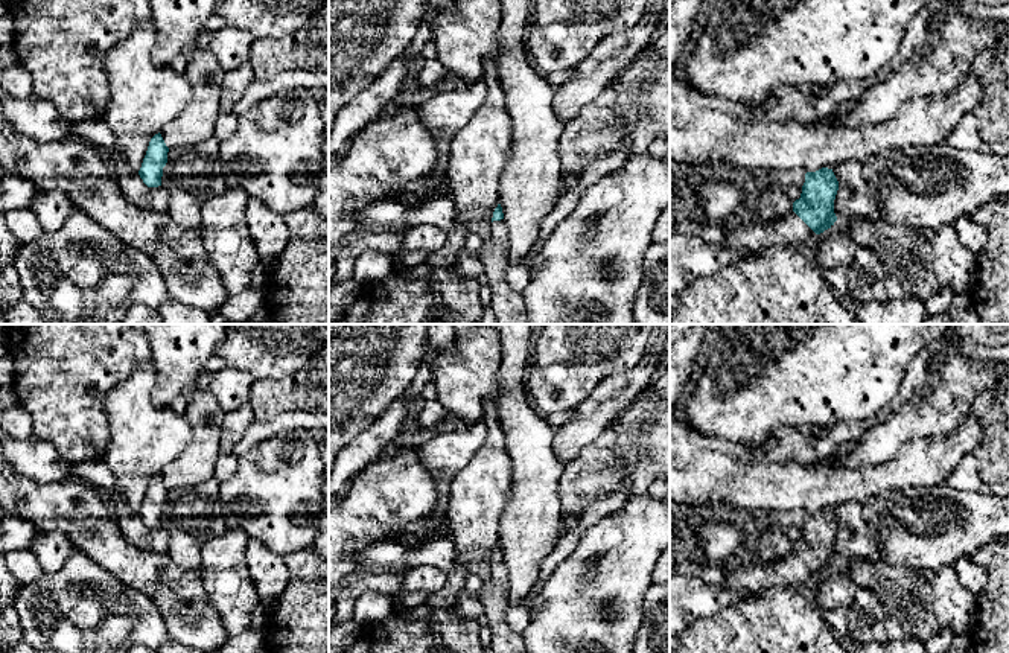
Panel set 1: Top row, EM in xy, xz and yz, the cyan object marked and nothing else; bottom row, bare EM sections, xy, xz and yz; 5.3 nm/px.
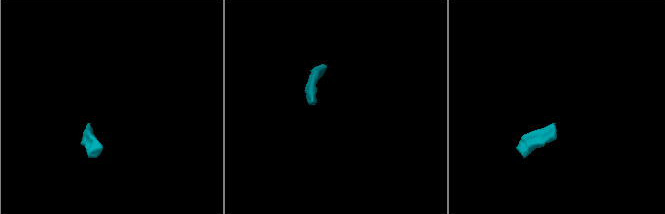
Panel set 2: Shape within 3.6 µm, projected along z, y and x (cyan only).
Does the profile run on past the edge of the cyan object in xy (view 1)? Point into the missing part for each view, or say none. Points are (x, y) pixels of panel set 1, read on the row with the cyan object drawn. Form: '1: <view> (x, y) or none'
1: none

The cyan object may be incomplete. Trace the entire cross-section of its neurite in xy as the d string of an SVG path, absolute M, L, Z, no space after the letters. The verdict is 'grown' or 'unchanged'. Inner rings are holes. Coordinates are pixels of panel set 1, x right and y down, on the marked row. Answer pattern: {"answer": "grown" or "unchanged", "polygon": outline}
{"answer": "unchanged", "polygon": "M155 134L148 146L142 167L138 170L140 178L148 187L161 186L163 167L167 163L169 148L166 146L161 134Z"}

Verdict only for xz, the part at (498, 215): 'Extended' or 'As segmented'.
Extended

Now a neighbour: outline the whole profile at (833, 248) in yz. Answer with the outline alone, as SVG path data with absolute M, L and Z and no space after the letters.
M842 227L817 234L811 245L820 269L852 266L855 263L858 244Z

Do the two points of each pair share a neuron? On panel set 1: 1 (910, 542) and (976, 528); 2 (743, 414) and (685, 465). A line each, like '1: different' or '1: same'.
1: same
2: different

